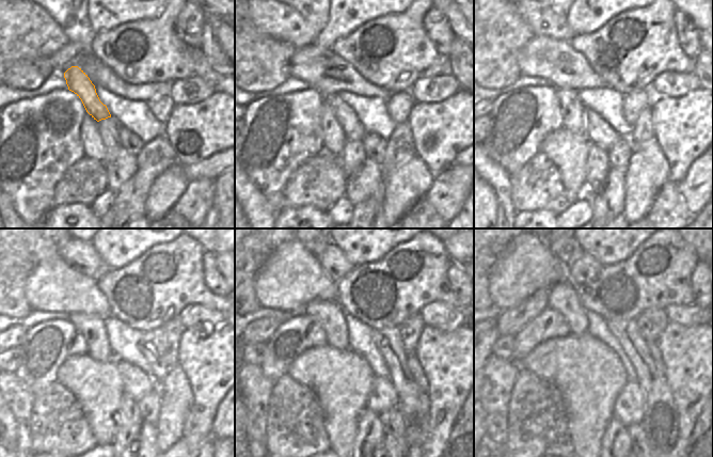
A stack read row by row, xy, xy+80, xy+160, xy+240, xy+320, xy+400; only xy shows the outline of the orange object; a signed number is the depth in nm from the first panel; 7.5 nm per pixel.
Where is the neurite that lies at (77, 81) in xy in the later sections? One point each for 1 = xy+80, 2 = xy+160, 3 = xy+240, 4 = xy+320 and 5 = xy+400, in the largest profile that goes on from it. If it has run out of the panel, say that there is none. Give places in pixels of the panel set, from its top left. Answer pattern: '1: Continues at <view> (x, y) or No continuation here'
1: Continues at xy+80 (352, 128)
2: Continues at xy+160 (599, 132)
3: Continues at xy+240 (137, 383)
4: Continues at xy+320 (382, 396)
5: Continues at xy+400 (629, 407).

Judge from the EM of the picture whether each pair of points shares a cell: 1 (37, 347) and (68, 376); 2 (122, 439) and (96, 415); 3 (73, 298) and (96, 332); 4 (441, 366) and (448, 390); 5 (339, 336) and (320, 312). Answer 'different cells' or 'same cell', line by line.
1: different cells
2: different cells
3: different cells
4: same cell
5: same cell

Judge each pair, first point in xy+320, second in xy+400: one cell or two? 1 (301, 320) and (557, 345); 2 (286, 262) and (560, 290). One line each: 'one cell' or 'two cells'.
1: two cells
2: two cells

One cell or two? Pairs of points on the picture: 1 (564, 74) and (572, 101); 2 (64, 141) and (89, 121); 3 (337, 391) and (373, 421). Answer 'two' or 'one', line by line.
1: two
2: two
3: two

